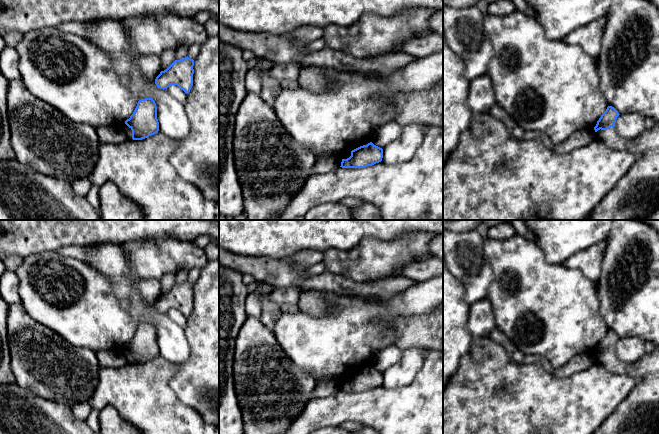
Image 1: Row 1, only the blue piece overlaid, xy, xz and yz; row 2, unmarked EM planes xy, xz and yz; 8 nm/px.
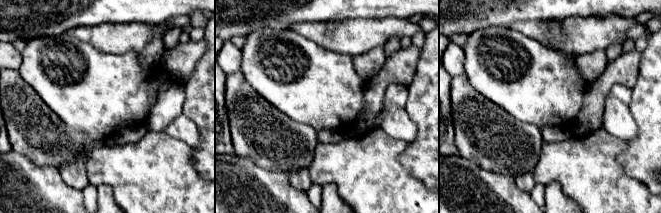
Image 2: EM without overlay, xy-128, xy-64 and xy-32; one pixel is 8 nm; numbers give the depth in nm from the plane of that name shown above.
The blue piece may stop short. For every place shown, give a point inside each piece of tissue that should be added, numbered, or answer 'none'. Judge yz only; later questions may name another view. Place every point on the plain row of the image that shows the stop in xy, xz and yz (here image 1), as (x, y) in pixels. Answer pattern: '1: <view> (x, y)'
1: yz (638, 413)

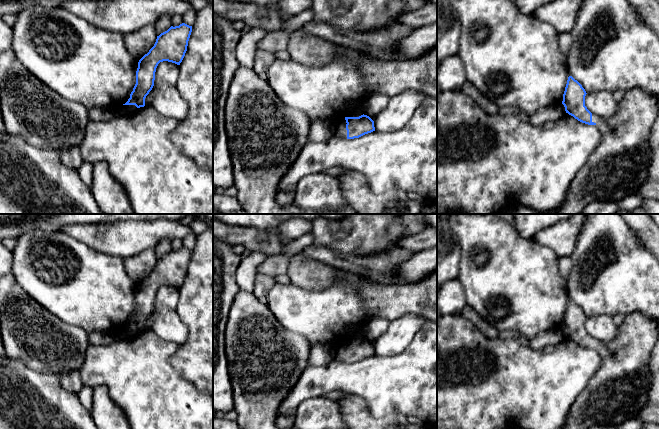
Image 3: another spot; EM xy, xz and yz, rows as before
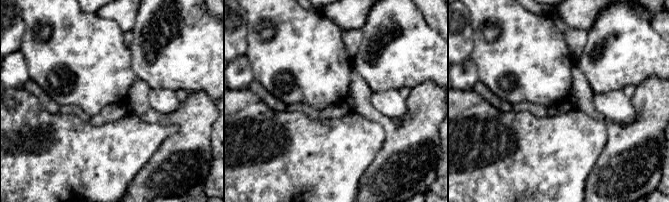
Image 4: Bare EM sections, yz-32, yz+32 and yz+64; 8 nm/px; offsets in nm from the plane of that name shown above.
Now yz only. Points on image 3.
1: yz (619, 389)

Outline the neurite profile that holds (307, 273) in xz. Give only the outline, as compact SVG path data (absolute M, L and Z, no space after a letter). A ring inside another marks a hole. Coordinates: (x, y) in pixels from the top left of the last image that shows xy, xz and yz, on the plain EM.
M297 254L289 258L287 275L291 283L307 290L324 290L334 285L340 269Z

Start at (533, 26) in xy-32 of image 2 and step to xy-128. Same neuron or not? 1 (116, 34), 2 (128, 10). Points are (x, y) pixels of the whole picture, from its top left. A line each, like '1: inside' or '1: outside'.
1: inside
2: outside

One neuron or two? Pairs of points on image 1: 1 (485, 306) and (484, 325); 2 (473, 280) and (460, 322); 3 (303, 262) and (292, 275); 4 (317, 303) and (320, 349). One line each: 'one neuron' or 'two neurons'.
1: one neuron
2: two neurons
3: two neurons
4: two neurons

